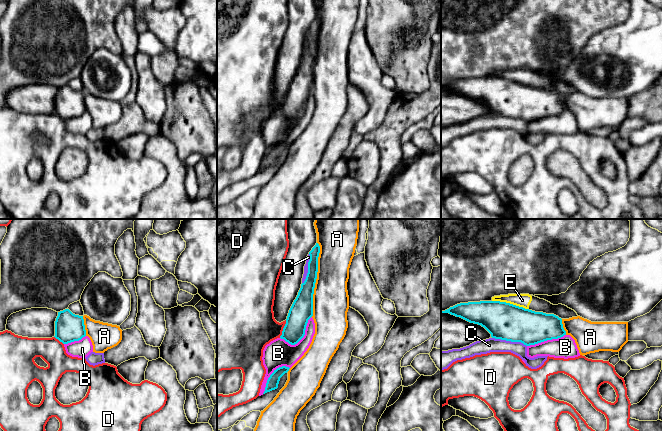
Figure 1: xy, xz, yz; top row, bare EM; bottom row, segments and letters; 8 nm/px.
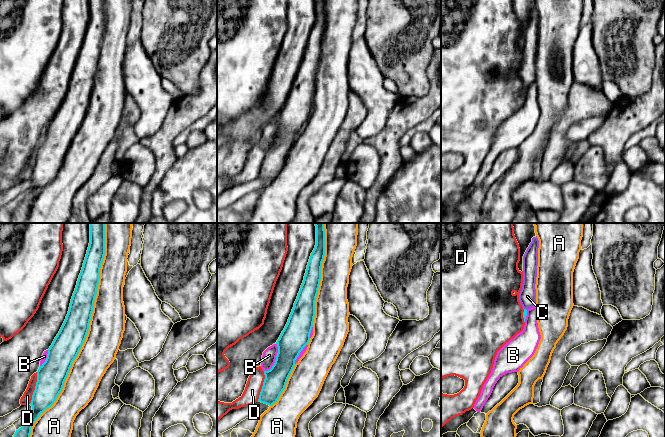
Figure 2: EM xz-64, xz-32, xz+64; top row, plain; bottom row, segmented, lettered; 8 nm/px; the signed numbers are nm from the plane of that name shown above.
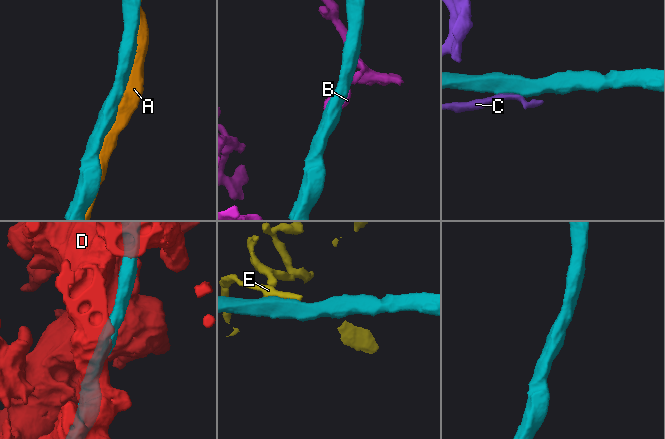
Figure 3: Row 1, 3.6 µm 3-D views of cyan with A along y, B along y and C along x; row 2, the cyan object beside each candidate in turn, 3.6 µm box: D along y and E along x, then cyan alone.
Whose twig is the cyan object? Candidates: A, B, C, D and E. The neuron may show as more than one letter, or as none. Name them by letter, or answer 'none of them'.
none of them

